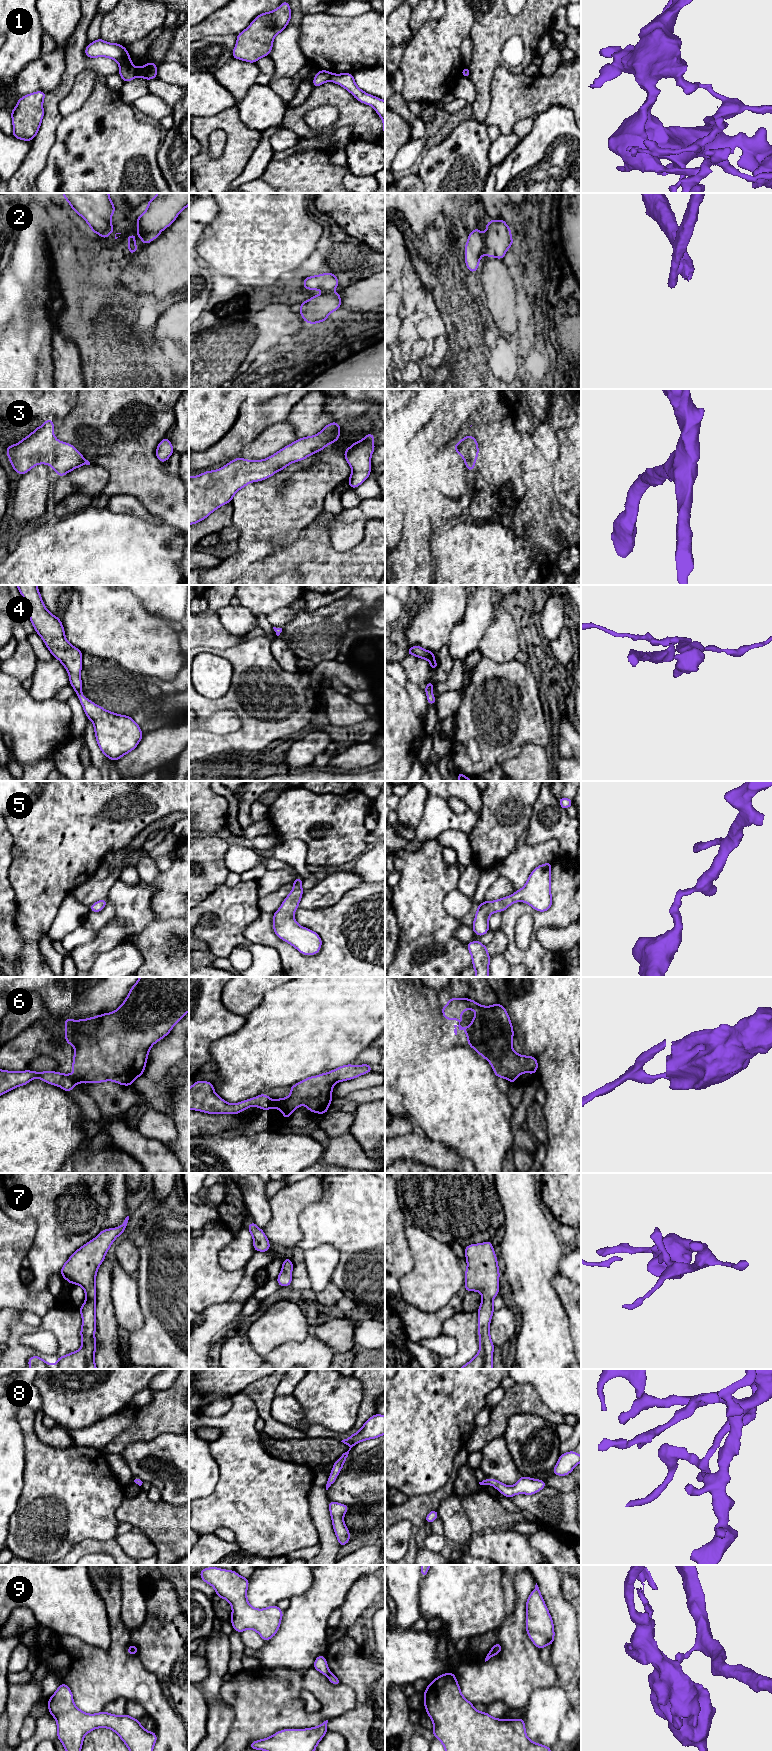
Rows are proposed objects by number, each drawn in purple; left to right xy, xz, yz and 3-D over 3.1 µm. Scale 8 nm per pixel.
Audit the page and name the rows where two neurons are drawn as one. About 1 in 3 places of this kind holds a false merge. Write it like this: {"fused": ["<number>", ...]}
{"fused": ["1", "2", "6", "9"]}

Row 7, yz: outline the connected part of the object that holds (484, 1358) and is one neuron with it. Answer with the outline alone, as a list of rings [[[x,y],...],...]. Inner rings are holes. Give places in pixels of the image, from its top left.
[[[487,1241],[479,1244],[470,1244],[465,1248],[465,1256],[467,1261],[467,1269],[465,1274],[465,1291],[480,1292],[482,1296],[481,1304],[479,1306],[477,1328],[479,1333],[480,1350],[474,1358],[472,1358],[467,1364],[458,1369],[493,1369],[493,1351],[494,1344],[490,1337],[489,1326],[491,1318],[494,1312],[493,1300],[497,1294],[499,1294],[499,1266],[497,1262],[497,1256],[495,1255],[493,1245],[491,1241]]]

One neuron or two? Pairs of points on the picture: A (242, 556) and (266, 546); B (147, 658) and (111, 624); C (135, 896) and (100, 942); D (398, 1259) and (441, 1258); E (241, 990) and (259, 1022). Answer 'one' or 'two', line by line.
A: one
B: one
C: one
D: two
E: two

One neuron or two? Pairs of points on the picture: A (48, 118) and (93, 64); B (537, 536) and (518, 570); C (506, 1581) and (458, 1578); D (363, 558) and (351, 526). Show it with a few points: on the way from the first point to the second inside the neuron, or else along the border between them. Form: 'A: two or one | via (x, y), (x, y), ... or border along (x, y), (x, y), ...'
A: one | via (51, 102), (65, 86), (68, 77), (77, 68)
B: two | border along (531, 547), (533, 549)
C: two | border along (500, 1575), (504, 1604)
D: two | border along (367, 520), (363, 537), (351, 548), (337, 552)

